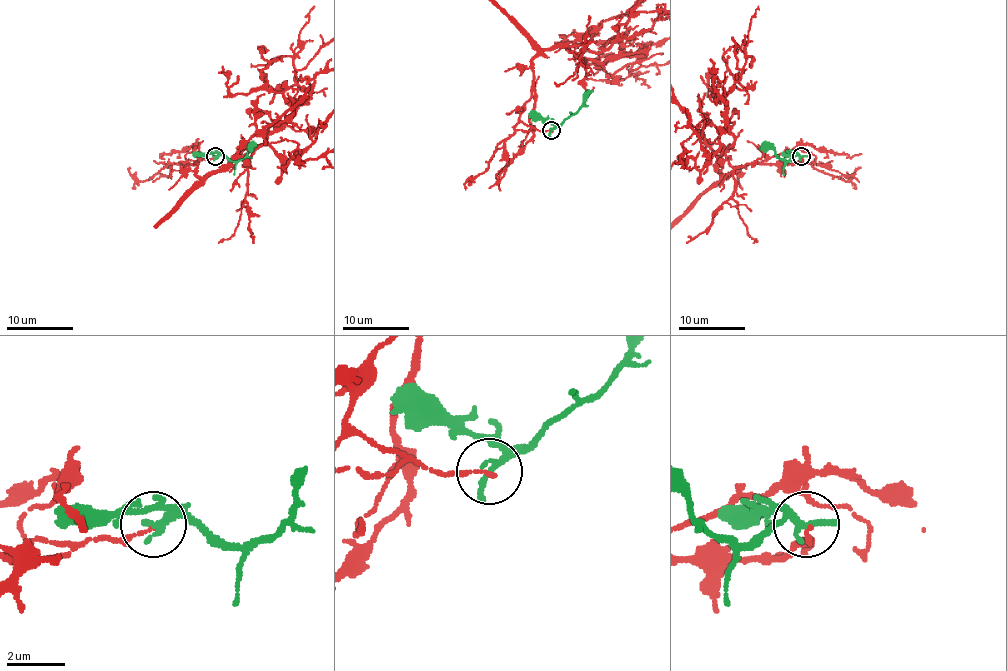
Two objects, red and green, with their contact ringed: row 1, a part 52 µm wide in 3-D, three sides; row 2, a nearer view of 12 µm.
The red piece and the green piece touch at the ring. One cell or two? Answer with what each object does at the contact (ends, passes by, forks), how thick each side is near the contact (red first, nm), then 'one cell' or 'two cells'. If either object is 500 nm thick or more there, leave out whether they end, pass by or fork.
red ends there; green passes by; 130 nm thick on the red side, 220 nm on the other; two cells

